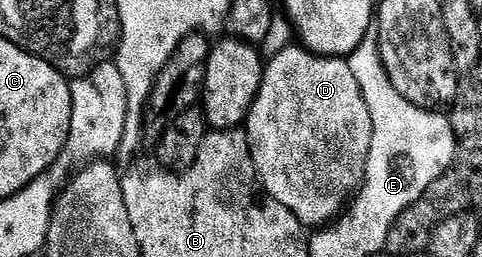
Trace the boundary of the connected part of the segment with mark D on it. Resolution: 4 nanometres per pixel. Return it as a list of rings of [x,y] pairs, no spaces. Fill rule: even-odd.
[[[302,45],[287,46],[280,54],[275,54],[263,67],[263,79],[259,85],[259,91],[255,97],[255,103],[251,105],[251,111],[247,113],[245,129],[247,129],[246,149],[254,166],[254,173],[258,181],[268,190],[270,197],[284,205],[292,213],[292,216],[304,227],[315,226],[323,228],[332,220],[338,219],[344,213],[345,207],[363,189],[363,178],[367,174],[367,157],[373,140],[373,120],[369,116],[369,108],[361,88],[357,84],[357,76],[353,76],[350,61],[343,58],[323,58],[319,54],[312,54],[310,50]]]

